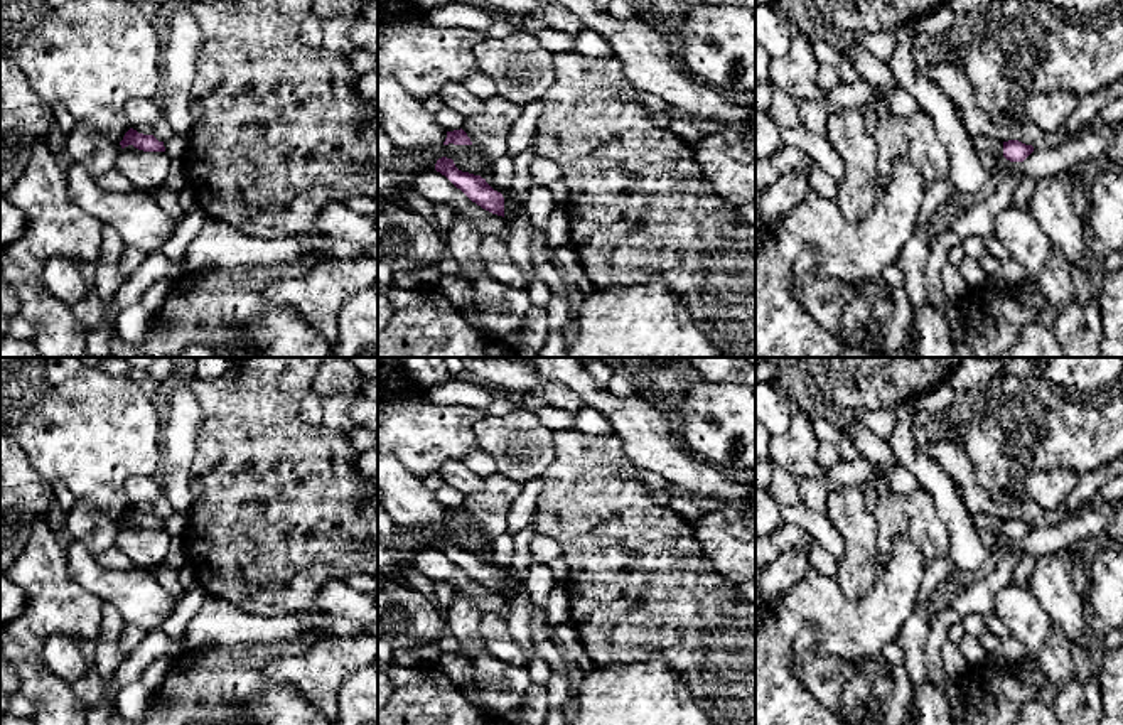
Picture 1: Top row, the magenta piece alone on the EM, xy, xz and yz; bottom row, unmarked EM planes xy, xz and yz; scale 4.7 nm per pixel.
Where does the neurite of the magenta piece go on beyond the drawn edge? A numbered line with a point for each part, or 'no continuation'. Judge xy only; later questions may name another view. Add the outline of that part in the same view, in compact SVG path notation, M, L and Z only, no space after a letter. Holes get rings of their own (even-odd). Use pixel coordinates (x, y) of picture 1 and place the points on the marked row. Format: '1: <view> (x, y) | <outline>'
no continuation

